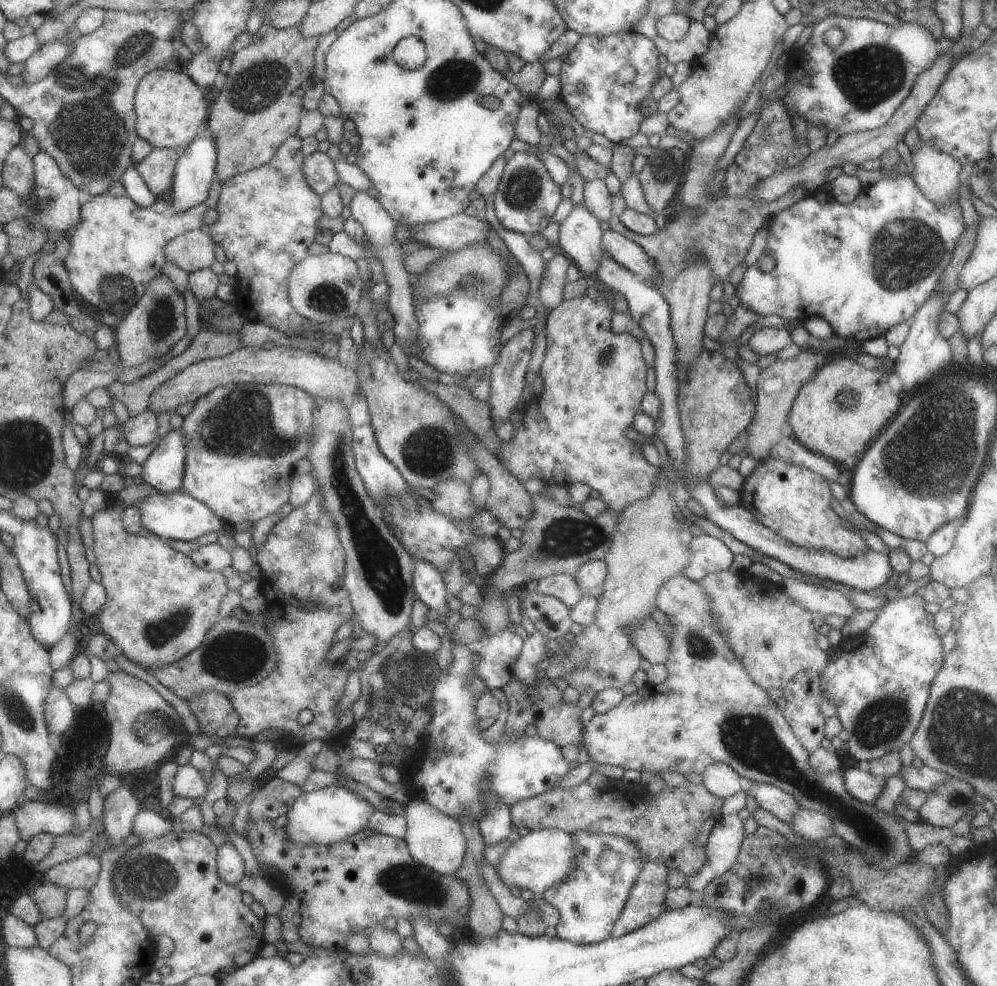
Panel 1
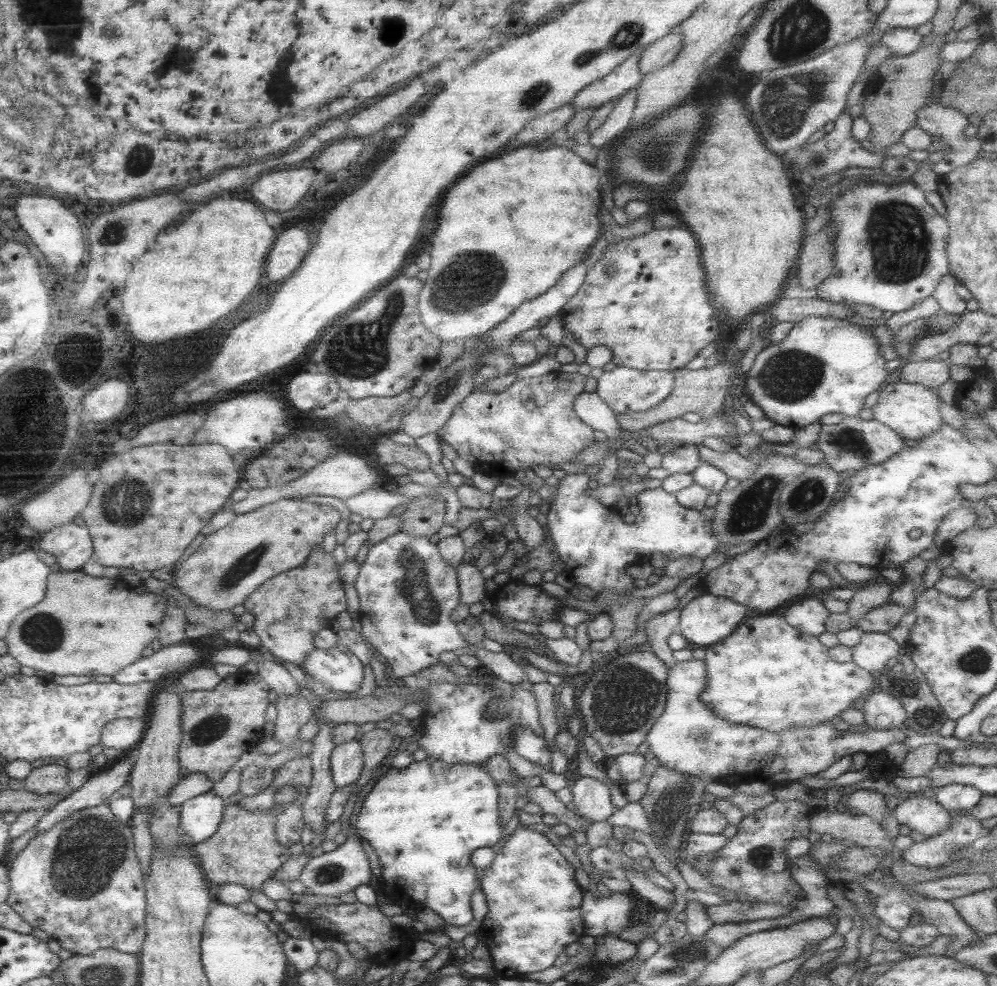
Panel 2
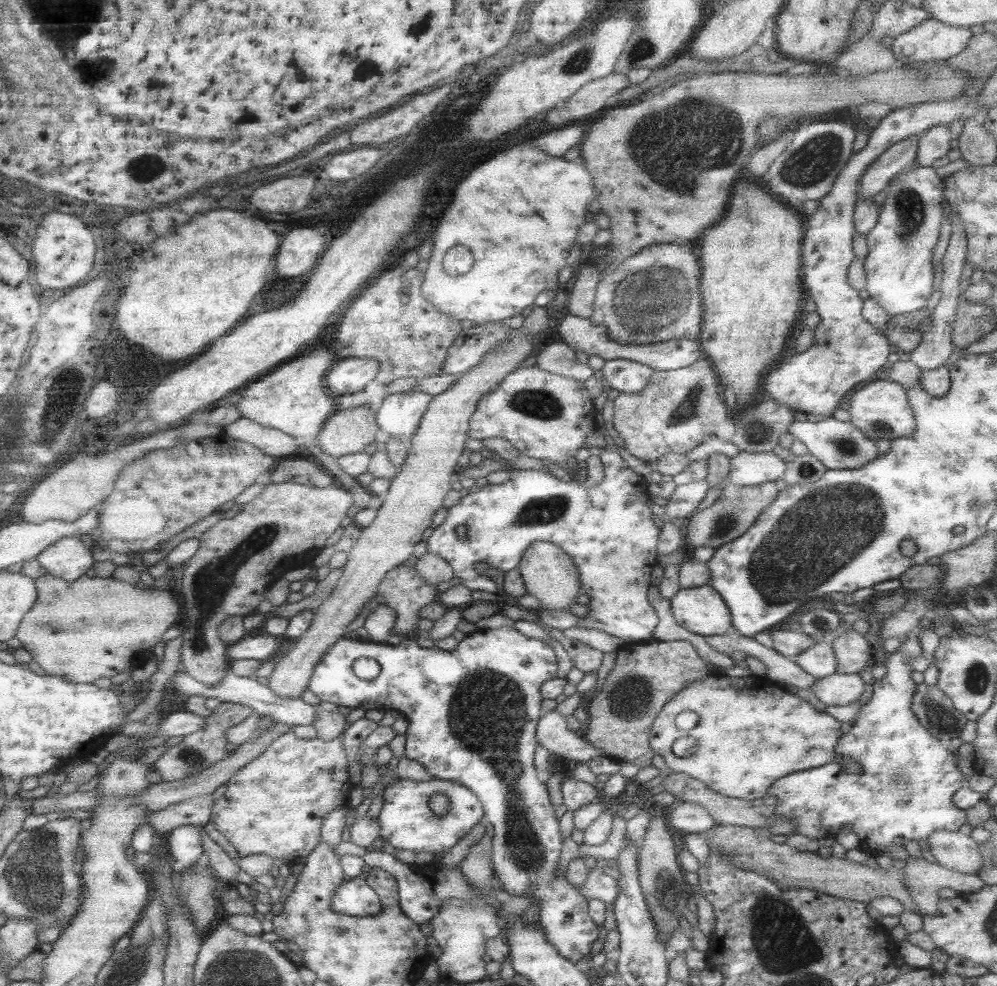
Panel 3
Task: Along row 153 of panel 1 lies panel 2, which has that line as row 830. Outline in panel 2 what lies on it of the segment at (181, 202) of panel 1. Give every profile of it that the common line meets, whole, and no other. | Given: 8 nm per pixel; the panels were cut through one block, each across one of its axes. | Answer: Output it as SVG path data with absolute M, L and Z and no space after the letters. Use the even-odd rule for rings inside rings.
M208 791L185 800L178 809L178 829L191 844L211 836L222 817L224 797Z

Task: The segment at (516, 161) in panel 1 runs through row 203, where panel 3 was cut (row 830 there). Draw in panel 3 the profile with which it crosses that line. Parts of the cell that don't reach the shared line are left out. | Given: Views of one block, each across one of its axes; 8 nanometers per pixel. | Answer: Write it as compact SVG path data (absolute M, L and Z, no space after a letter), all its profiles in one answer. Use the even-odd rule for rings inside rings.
M501 626L494 629L477 629L473 633L466 635L456 645L456 648L451 651L438 650L437 648L421 648L419 644L416 644L414 640L401 637L401 641L397 646L381 645L371 643L368 641L351 641L351 639L337 639L336 642L327 648L327 651L319 658L319 661L315 664L310 678L308 679L307 689L313 693L314 696L319 697L319 701L322 706L325 707L338 707L343 706L349 709L363 709L367 710L383 710L383 713L388 711L397 711L399 715L405 717L407 721L407 731L404 733L404 750L403 756L407 760L413 760L419 766L425 768L427 774L431 774L433 779L441 781L450 781L451 783L457 783L460 786L466 787L471 790L475 797L479 800L483 811L483 816L479 822L487 822L491 824L493 830L491 838L491 857L490 857L490 869L492 874L499 880L499 886L497 886L502 894L507 893L511 896L521 896L521 894L529 894L531 896L531 904L535 904L539 908L539 918L537 920L537 927L542 933L543 939L555 950L559 956L567 958L569 962L575 963L579 958L584 958L586 953L591 948L591 944L599 937L598 926L591 921L591 918L587 915L587 898L583 897L573 885L565 881L564 875L561 878L555 877L555 870L557 870L557 862L559 862L559 852L561 852L561 834L559 828L553 822L553 816L555 814L554 807L548 800L548 793L546 786L543 782L539 782L535 776L535 769L533 767L533 750L537 748L537 741L535 741L536 725L541 714L540 703L543 700L539 690L541 684L552 680L556 677L556 659L553 650L547 643L540 642L540 640L533 640L533 638L527 638L523 634L519 634L512 626ZM357 658L371 658L375 660L379 666L377 676L371 680L359 680L353 675L351 670L353 662Z

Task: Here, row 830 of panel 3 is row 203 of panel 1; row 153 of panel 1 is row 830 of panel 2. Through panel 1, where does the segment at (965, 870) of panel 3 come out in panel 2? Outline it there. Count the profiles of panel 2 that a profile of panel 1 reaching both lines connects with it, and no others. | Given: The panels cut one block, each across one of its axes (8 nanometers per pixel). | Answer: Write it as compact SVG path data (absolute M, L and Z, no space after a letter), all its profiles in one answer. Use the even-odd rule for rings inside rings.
M911 794L901 800L895 799L892 815L900 825L904 824L925 837L943 832L951 819L946 808L932 798L925 798L923 794Z

